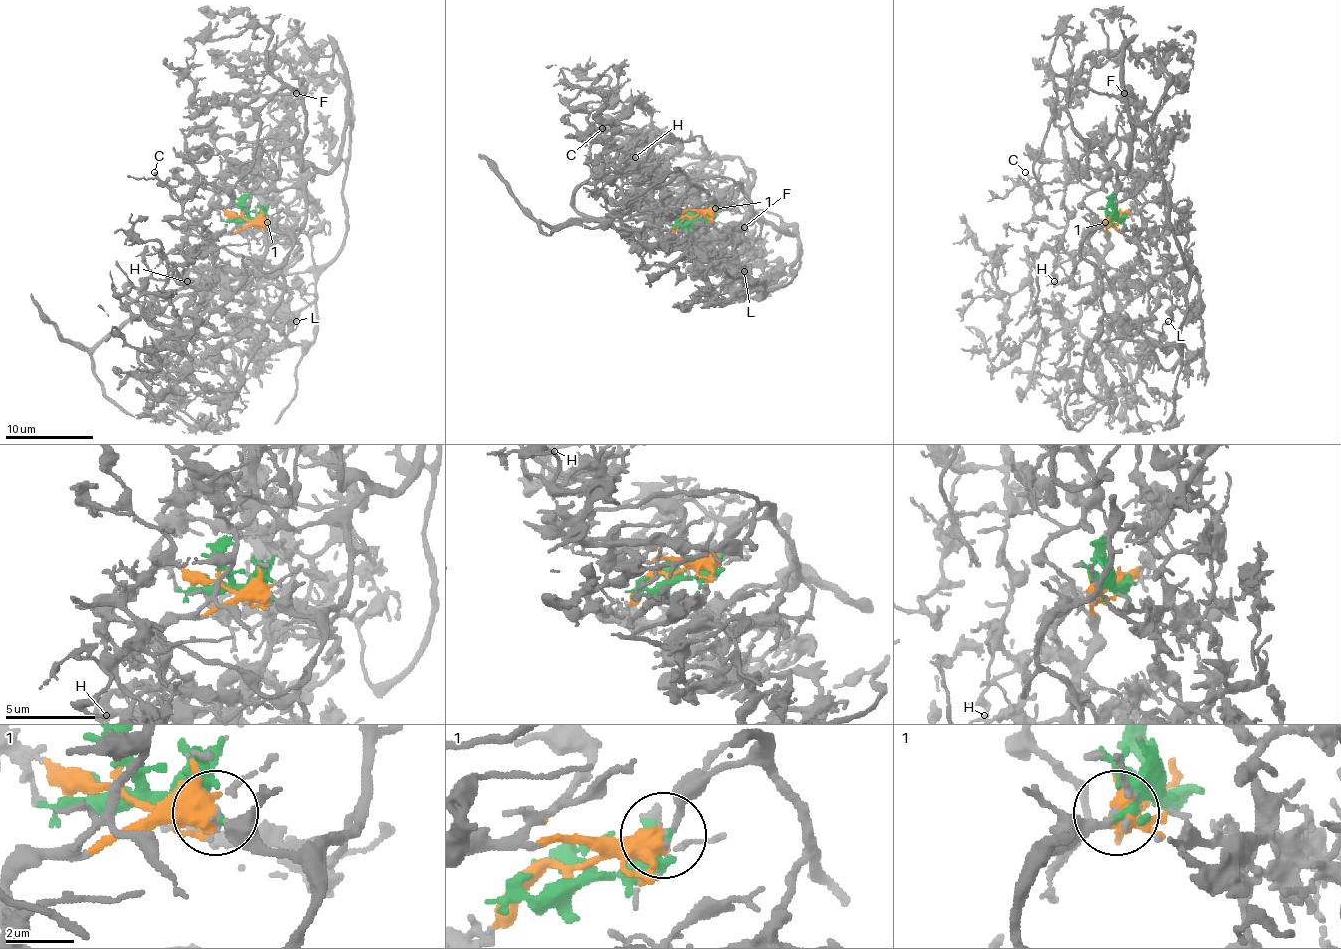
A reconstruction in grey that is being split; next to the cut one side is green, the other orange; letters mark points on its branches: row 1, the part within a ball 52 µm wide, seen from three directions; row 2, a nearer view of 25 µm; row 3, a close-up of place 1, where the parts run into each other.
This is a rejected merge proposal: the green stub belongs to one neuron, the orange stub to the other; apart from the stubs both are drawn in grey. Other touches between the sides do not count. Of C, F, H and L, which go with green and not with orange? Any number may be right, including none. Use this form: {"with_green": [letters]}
{"with_green": ["F", "L"]}

